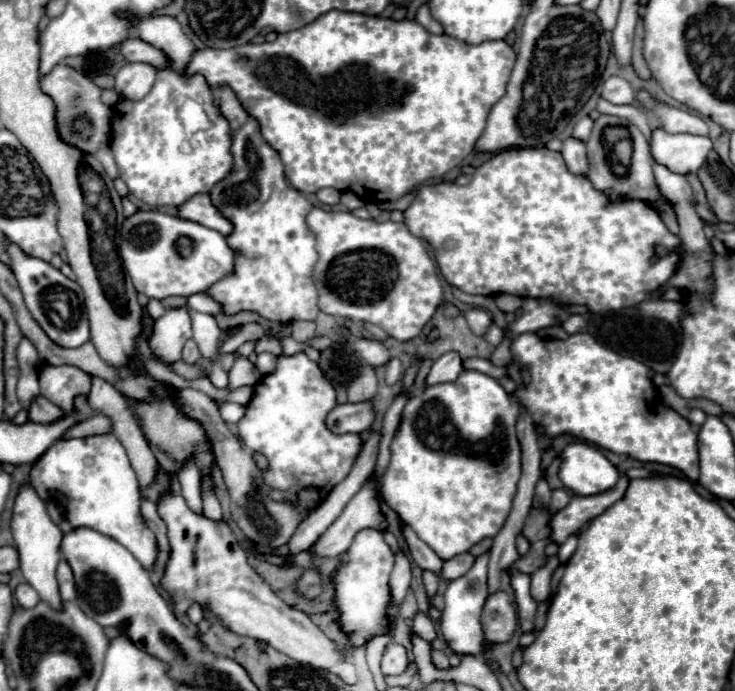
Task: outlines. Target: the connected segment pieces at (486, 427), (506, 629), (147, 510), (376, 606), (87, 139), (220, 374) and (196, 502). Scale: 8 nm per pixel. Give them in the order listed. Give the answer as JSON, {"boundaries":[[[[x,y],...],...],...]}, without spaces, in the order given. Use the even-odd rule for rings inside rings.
{"boundaries":[[[[464,371],[464,375],[460,375],[460,379],[456,383],[430,385],[420,395],[408,399],[408,403],[406,403],[406,407],[402,411],[400,425],[398,425],[398,429],[394,433],[394,439],[392,439],[392,445],[390,445],[390,451],[392,451],[390,465],[388,465],[386,473],[382,475],[382,499],[444,561],[448,561],[448,559],[452,559],[452,557],[456,557],[460,553],[466,553],[472,545],[476,545],[484,537],[494,537],[502,529],[502,525],[504,525],[504,521],[508,517],[508,511],[512,507],[512,499],[516,495],[516,485],[518,485],[518,479],[520,479],[520,445],[518,445],[518,439],[516,439],[516,429],[514,429],[516,419],[518,419],[518,413],[512,407],[512,403],[508,399],[508,393],[502,389],[502,385],[496,379],[492,379],[492,377],[484,375],[484,373],[478,373],[478,371]]],[[[492,593],[482,609],[482,631],[486,643],[506,643],[516,629],[516,607],[506,593]]],[[[142,501],[142,517],[148,523],[148,527],[154,531],[156,539],[158,539],[158,547],[160,547],[160,567],[162,563],[166,563],[168,555],[170,555],[170,545],[168,545],[168,537],[166,537],[166,525],[158,515],[158,509],[154,503],[150,501]]],[[[362,529],[356,533],[352,545],[348,547],[348,559],[338,563],[332,573],[334,603],[338,609],[338,623],[348,635],[352,647],[368,643],[376,635],[384,635],[392,629],[388,607],[392,605],[390,595],[390,573],[394,567],[394,553],[384,541],[384,535],[376,529]]],[[[56,65],[48,75],[42,77],[40,81],[42,91],[52,95],[56,109],[58,109],[58,127],[60,127],[60,137],[66,143],[72,143],[80,147],[82,151],[94,153],[102,143],[108,141],[108,131],[110,131],[110,117],[112,111],[100,101],[102,89],[96,87],[84,73],[68,67],[68,65]],[[106,113],[106,115],[104,115]]],[[[212,361],[210,381],[212,381],[216,387],[226,387],[226,385],[228,385],[228,373],[220,367],[220,363],[214,363],[214,361]]],[[[188,461],[184,467],[178,471],[178,481],[182,489],[182,497],[186,499],[186,505],[194,513],[202,513],[202,495],[200,495],[200,471],[196,463]]]]}

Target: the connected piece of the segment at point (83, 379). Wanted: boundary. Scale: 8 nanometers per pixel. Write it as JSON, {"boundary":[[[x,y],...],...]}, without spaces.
{"boundary":[[[42,365],[38,379],[40,379],[42,397],[46,397],[48,401],[52,401],[54,405],[58,405],[64,411],[70,411],[70,415],[74,413],[74,399],[80,395],[88,397],[90,387],[92,387],[92,375],[88,375],[82,369],[72,367],[72,365]]]}

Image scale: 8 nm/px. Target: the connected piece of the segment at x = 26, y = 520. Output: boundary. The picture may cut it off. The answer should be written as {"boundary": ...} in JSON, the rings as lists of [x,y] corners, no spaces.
{"boundary":[[[24,485],[16,497],[14,503],[14,515],[12,515],[12,535],[14,535],[14,543],[20,551],[20,569],[24,579],[38,591],[40,599],[44,603],[48,603],[52,609],[62,609],[64,601],[60,597],[58,591],[58,581],[56,581],[56,567],[62,559],[62,551],[60,551],[60,543],[62,543],[62,531],[58,529],[58,525],[50,519],[42,499],[36,495],[34,487]]]}

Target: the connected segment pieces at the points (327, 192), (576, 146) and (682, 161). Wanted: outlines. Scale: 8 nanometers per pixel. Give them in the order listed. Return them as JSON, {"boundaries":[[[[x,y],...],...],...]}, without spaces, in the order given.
{"boundaries":[[[[320,189],[320,191],[316,193],[316,197],[318,197],[318,201],[320,201],[320,203],[336,205],[336,203],[338,203],[338,199],[340,199],[340,193],[338,193],[336,189]]],[[[566,137],[564,147],[562,147],[562,157],[564,157],[564,161],[572,173],[582,173],[582,175],[588,173],[584,141],[578,141],[574,137]]],[[[664,129],[652,133],[652,157],[658,163],[664,163],[670,171],[690,173],[698,171],[706,161],[708,151],[712,149],[712,139],[706,135],[670,135]]]]}

